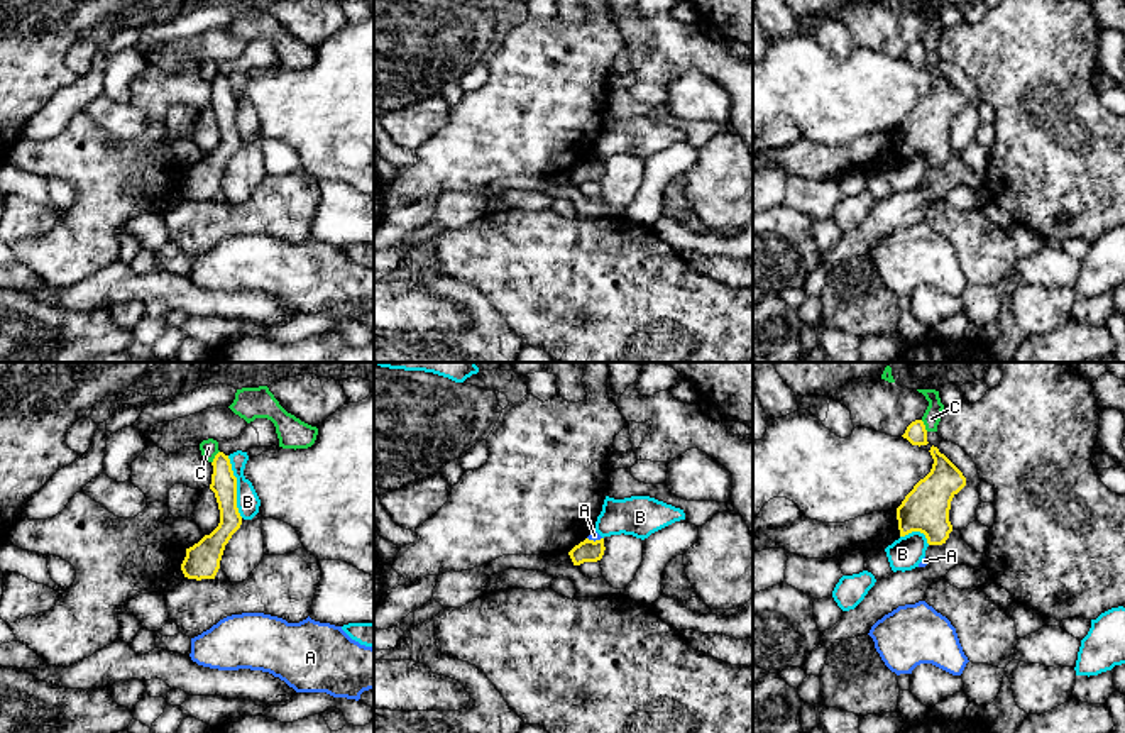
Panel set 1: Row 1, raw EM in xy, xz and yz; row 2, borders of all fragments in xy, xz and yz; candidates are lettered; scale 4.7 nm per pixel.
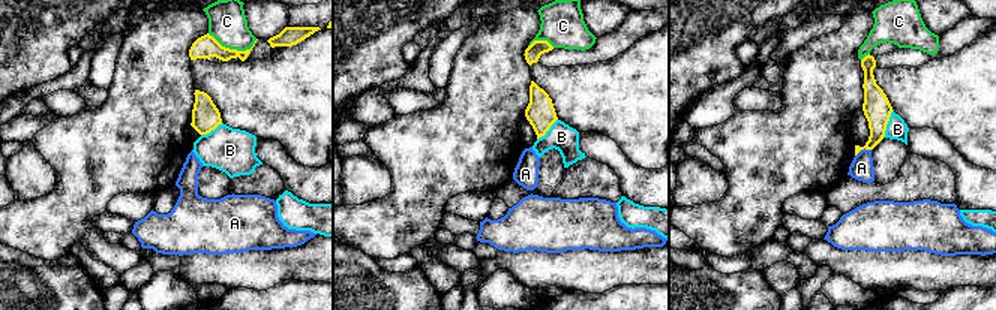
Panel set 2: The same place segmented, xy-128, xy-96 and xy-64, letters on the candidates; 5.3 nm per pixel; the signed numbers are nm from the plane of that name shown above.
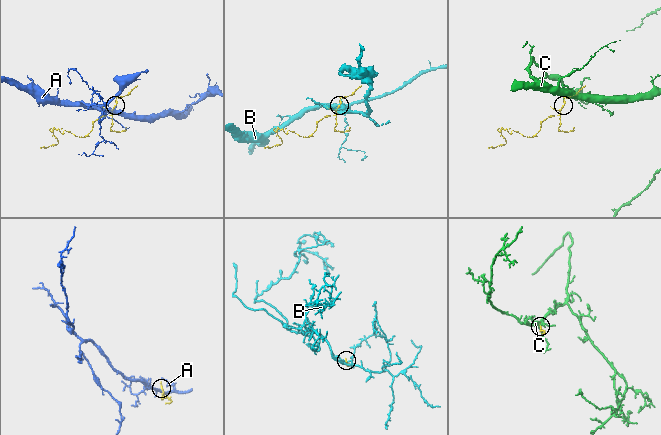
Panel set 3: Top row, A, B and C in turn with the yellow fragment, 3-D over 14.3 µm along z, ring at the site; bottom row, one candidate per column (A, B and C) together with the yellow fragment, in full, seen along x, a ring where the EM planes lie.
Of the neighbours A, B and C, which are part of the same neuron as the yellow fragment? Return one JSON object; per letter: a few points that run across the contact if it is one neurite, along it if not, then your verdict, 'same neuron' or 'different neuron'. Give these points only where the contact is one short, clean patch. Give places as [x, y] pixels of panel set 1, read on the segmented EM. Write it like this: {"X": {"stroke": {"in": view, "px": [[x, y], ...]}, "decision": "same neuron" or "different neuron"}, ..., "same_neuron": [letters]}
{"A": {"stroke": {"in": "xz", "px": [[587, 537], [601, 539]]}, "decision": "different neuron"}, "B": {"stroke": {"in": "xy", "px": [[227, 456], [235, 478], [235, 507], [242, 517]]}, "decision": "different neuron"}, "C": {"decision": "different neuron"}, "same_neuron": []}

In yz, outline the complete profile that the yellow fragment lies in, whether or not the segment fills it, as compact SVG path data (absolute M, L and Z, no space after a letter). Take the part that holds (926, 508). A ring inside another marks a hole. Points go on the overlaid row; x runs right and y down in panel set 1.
M932 445L929 452L932 469L897 508L897 520L900 537L920 532L929 545L942 545L952 532L951 501L966 486L966 477L937 447Z

